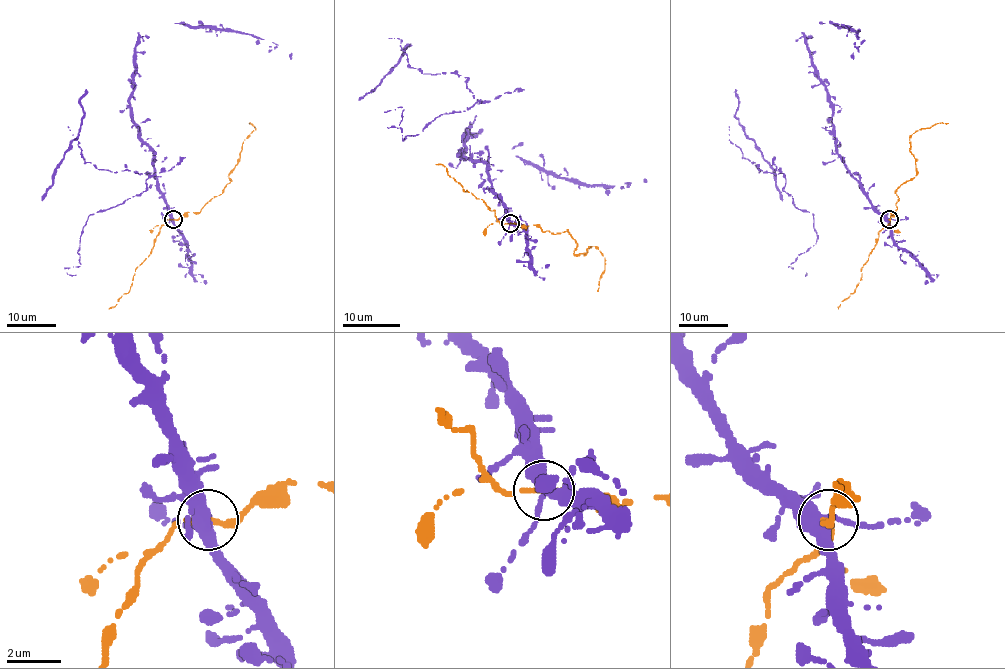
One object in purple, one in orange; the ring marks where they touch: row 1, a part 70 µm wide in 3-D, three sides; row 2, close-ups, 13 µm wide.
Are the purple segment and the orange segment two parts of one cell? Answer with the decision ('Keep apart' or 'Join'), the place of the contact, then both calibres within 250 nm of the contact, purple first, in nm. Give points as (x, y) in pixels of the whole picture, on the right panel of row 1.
Join. Place: (889, 219). Thickness 380 nm (purple) against 200 nm

